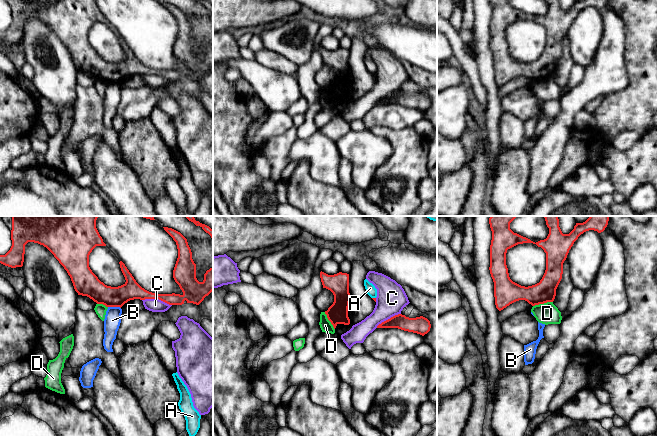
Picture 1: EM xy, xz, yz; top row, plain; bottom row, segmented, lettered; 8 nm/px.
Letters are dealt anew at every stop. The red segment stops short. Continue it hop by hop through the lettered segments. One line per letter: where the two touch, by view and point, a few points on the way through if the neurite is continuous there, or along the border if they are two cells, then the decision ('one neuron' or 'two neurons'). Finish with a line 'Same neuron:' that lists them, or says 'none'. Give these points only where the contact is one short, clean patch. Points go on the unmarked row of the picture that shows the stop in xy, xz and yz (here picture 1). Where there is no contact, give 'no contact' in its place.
A: xz (374, 74) | two neurons
B: xy (114, 82) | along xy (108, 82), (118, 82), (120, 84) | two neurons
C: xy (157, 74) | two neurons
D: yz (542, 79) | two neurons
Same neuron: none

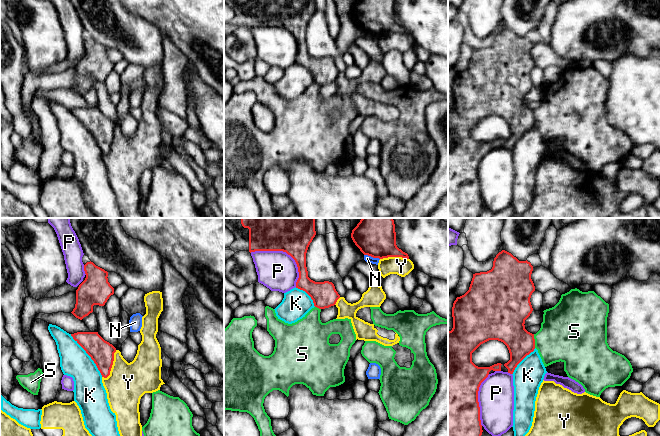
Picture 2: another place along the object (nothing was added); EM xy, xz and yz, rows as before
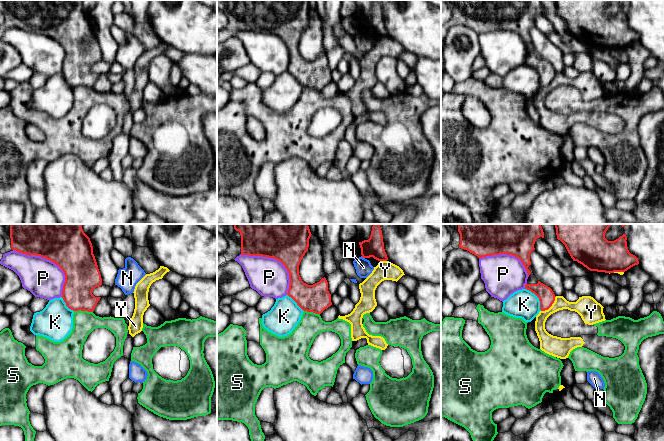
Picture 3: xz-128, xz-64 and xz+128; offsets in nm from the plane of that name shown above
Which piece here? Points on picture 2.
K: xy (88, 130) | two neurons
N: xz (372, 32) | two neurons
P: xz (285, 27) | two neurons
S: yz (534, 117) | along yz (533, 110), (535, 123) | two neurons
Y: xy (112, 140) | two neurons
Same neuron: none

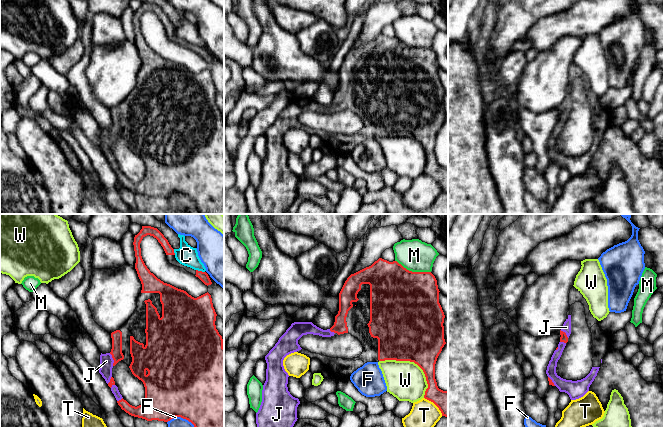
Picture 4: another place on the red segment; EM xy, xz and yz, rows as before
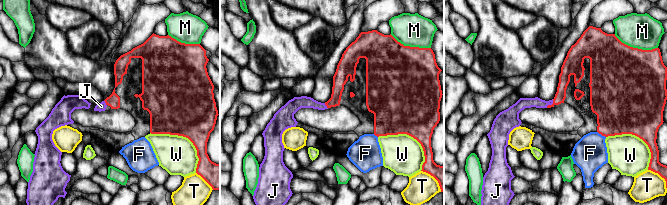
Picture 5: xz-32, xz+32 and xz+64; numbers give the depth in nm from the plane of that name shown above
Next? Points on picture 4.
C: xy (200, 47) | two neurons
F: xy (186, 195) | two neurons
J: xy (113, 135) | one neuron
M: xz (413, 48) | two neurons
T: xz (435, 180) | two neurons
W: xz (414, 138) | two neurons
Same neuron: J

